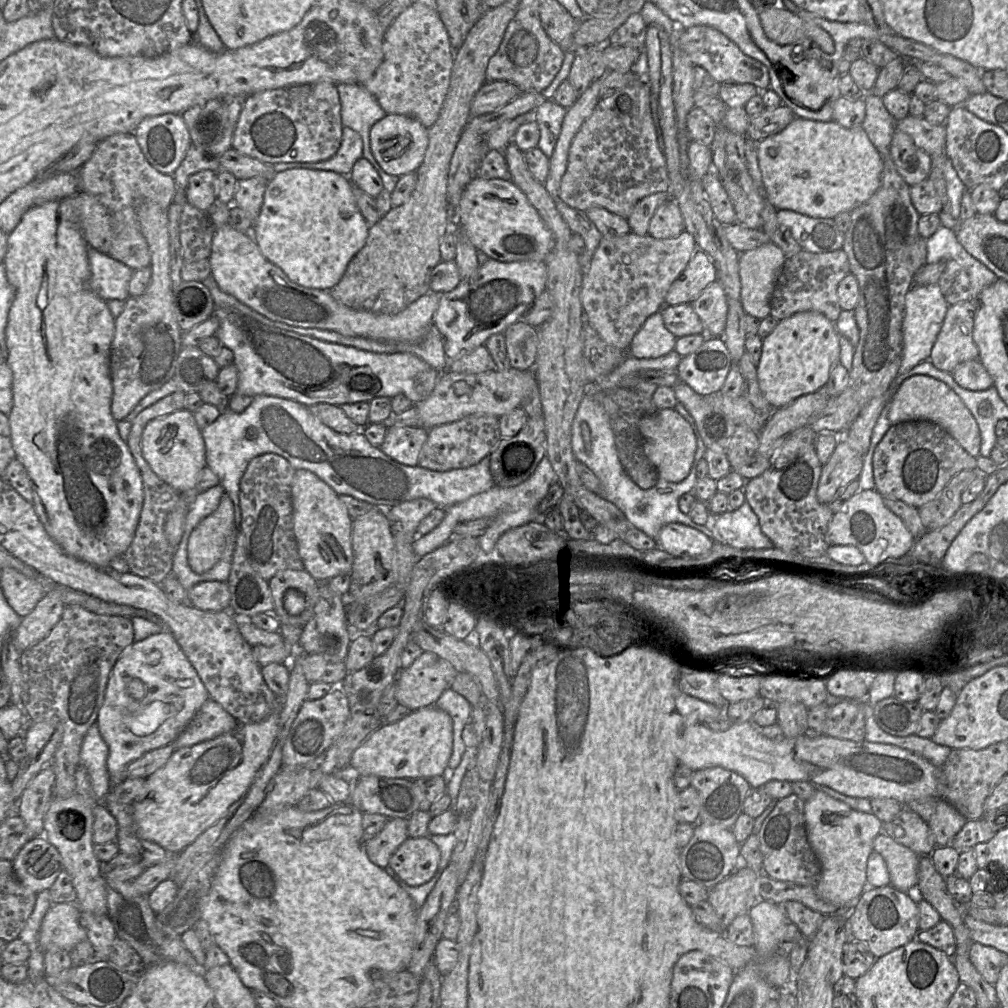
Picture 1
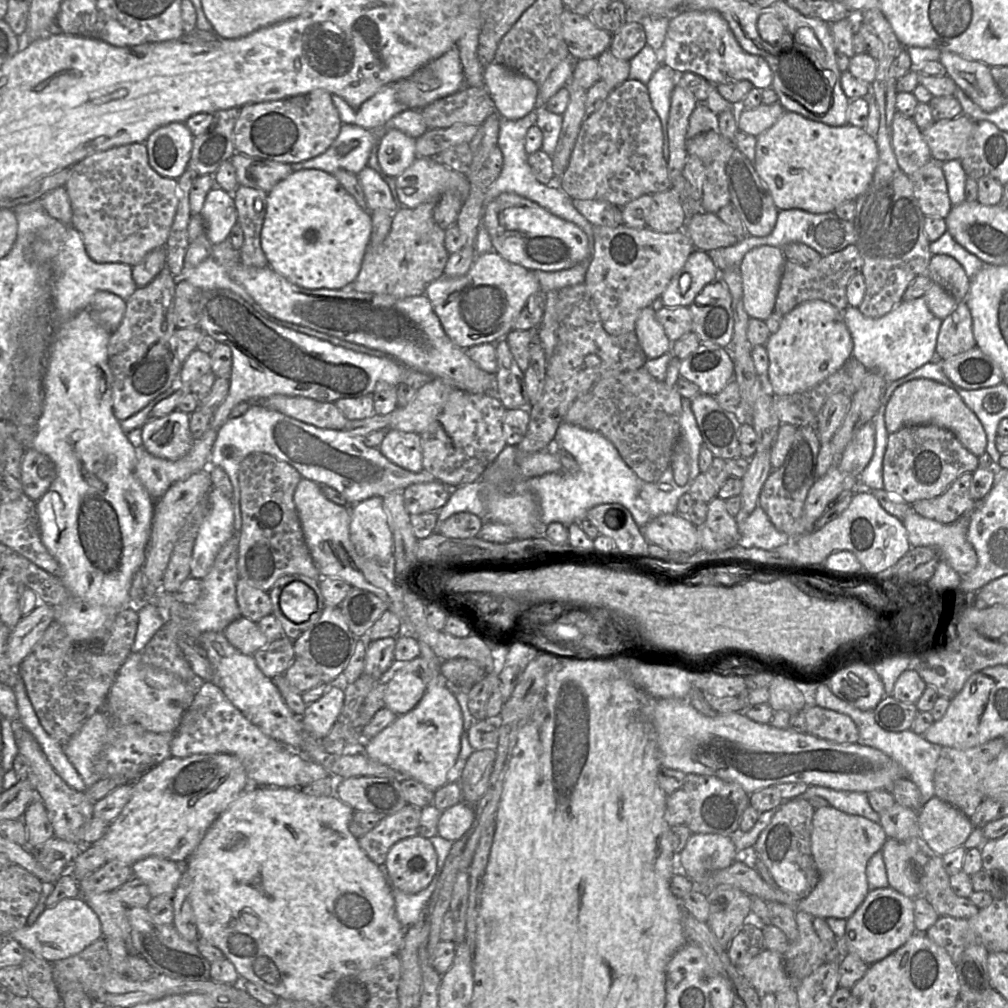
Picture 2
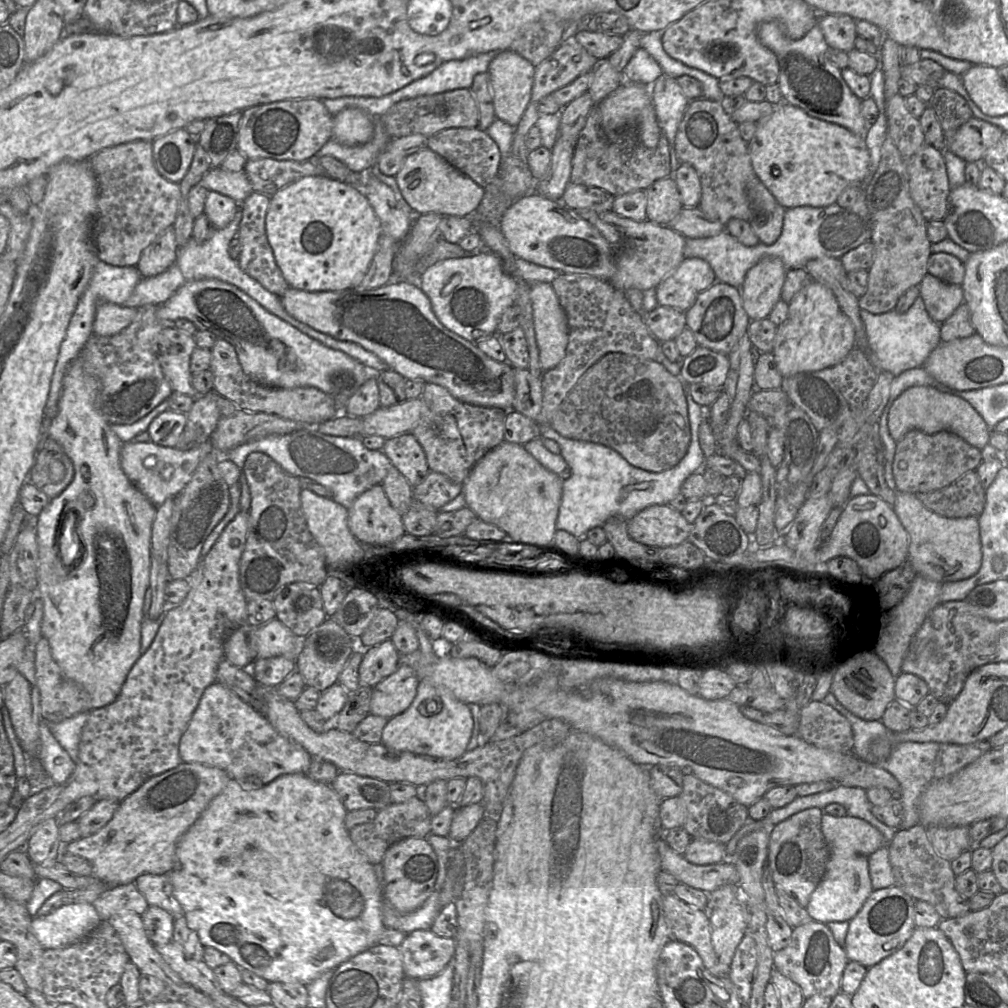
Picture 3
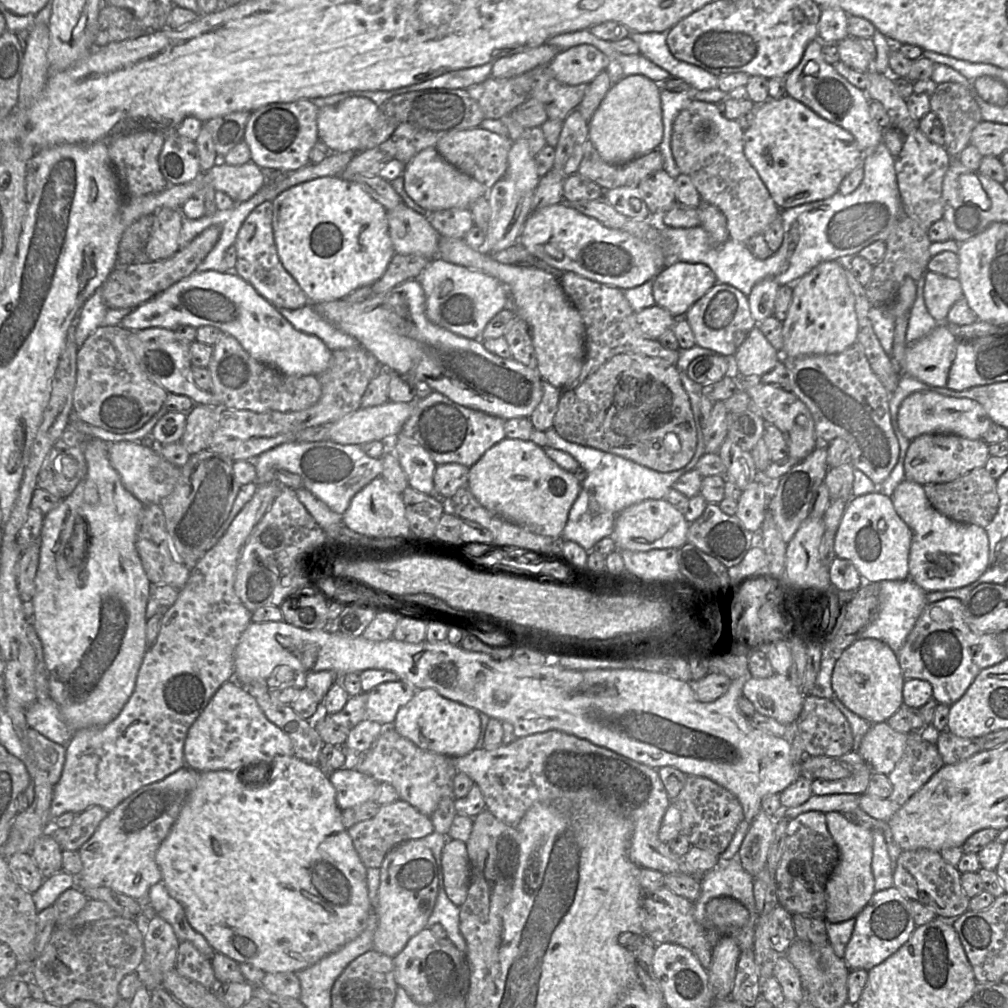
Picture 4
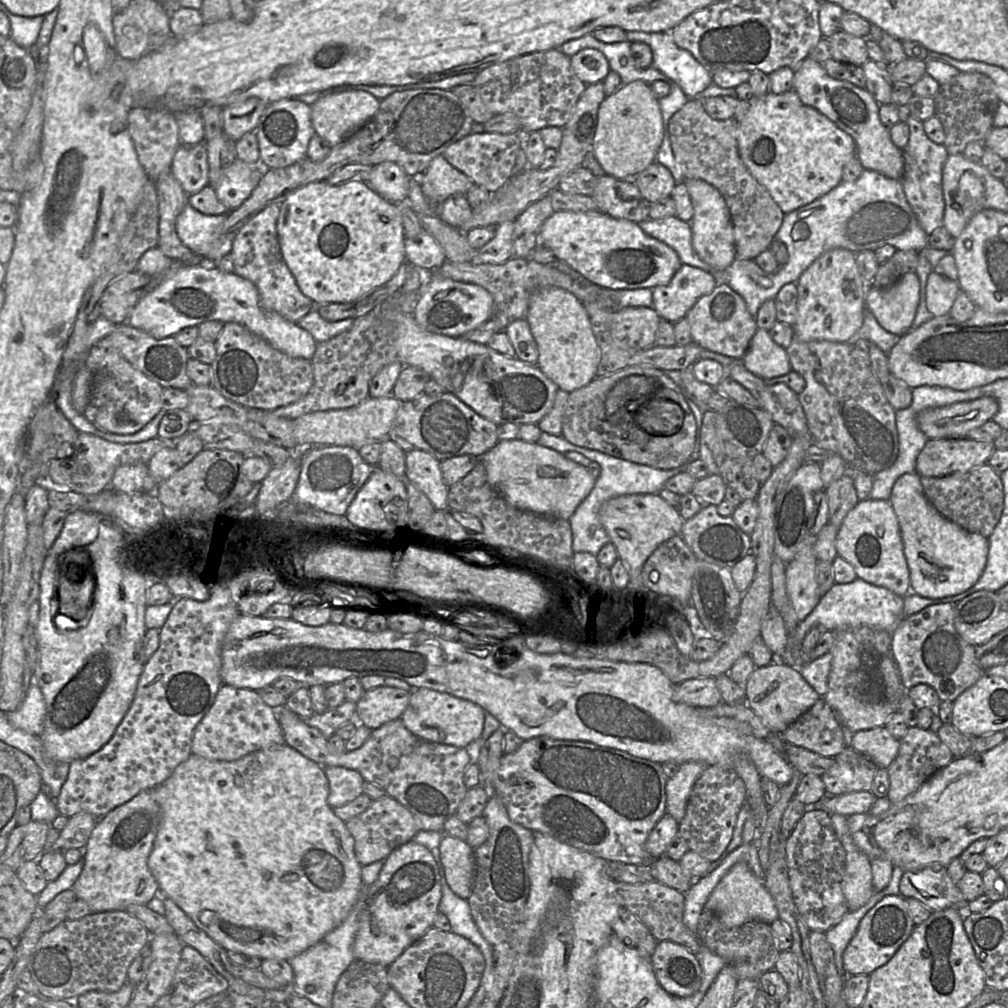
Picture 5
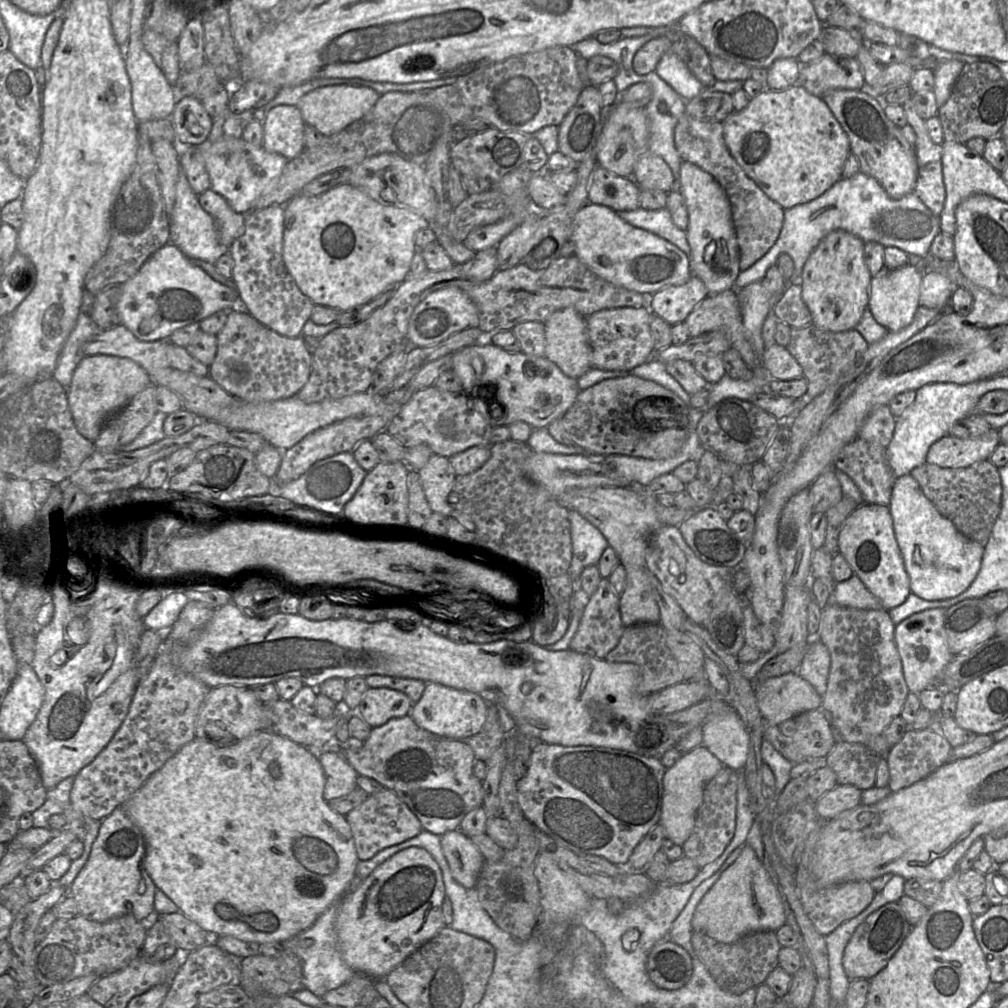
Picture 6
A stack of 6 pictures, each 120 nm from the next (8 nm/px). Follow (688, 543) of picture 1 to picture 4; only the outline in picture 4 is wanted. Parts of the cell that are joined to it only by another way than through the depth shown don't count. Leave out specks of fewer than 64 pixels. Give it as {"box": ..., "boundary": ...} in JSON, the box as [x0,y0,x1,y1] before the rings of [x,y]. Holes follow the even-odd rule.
{"box":[614,499,689,552],"boundary":[[[647,499],[622,510],[614,522],[615,550],[645,552],[652,549],[679,549],[687,543],[689,524],[683,513],[664,499]]]}

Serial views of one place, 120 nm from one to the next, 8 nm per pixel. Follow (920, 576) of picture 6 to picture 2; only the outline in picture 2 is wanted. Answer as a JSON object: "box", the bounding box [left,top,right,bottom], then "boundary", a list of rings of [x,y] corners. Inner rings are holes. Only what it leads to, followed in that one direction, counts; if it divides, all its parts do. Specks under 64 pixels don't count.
{"box":[902,507,977,575],"boundary":[[[910,507],[902,522],[911,547],[937,548],[940,560],[945,560],[960,575],[976,567],[977,554],[967,540],[970,514],[962,515],[953,523],[943,524],[920,516]]]}

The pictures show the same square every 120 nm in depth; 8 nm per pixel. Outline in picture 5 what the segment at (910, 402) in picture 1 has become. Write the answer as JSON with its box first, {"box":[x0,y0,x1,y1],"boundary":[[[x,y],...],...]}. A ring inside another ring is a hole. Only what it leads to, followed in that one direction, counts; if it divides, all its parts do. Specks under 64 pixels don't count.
{"box":[917,397,998,439],"boundary":[[[993,397],[956,402],[938,408],[928,408],[917,415],[917,425],[929,439],[960,439],[974,428],[982,426],[998,411]]]}

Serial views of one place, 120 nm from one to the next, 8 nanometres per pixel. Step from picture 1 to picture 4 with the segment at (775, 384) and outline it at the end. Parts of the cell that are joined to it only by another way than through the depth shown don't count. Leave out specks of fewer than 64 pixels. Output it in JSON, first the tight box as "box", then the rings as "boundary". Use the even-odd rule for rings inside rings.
{"box":[782,262,857,356],"boundary":[[[823,262],[795,283],[788,315],[783,321],[782,356],[838,354],[857,343],[855,296],[847,282],[844,262]]]}

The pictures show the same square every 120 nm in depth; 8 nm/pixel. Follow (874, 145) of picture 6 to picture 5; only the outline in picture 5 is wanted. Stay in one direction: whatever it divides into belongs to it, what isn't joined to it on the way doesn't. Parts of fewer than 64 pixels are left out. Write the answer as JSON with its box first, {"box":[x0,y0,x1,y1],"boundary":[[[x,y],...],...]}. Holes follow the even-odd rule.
{"box":[792,57,903,179],"boundary":[[[806,57],[795,70],[792,89],[804,104],[824,114],[853,138],[856,144],[856,157],[864,169],[876,171],[891,179],[902,179],[903,150],[892,142],[889,129],[879,118],[880,104],[865,88],[830,77],[820,63]]]}

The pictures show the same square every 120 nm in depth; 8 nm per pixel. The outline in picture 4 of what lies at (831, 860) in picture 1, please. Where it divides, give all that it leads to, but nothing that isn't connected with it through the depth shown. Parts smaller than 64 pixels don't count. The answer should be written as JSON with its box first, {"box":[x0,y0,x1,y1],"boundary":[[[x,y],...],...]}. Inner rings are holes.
{"box":[824,812,876,923],"boundary":[[[840,812],[825,813],[825,818],[828,831],[839,851],[839,861],[825,886],[824,920],[828,923],[841,923],[855,918],[876,892],[872,872],[873,832],[860,823],[849,822]]]}

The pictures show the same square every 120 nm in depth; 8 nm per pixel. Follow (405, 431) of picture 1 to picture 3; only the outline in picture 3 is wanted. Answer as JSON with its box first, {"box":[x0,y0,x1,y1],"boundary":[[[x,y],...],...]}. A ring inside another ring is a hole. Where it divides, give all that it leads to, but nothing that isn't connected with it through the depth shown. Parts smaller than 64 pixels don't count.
{"box":[382,432,430,487],"boundary":[[[410,432],[386,439],[382,452],[411,487],[420,484],[430,472],[424,450]]]}

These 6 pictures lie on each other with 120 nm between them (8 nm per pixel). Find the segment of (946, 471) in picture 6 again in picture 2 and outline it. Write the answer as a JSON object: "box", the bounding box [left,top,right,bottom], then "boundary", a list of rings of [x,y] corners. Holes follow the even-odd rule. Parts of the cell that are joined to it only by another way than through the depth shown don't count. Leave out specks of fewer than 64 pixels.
{"box":[911,473,976,524],"boundary":[[[972,473],[960,475],[941,495],[917,500],[911,507],[922,517],[943,524],[950,524],[967,515],[976,507],[976,502],[970,496]]]}

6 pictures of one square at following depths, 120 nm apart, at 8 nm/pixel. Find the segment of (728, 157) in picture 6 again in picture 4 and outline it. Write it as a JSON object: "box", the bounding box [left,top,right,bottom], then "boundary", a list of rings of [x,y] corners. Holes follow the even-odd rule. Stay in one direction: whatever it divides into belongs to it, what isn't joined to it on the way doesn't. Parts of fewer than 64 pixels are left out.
{"box":[671,100,781,244],"boundary":[[[692,100],[681,110],[673,122],[671,150],[681,173],[688,175],[702,201],[718,207],[727,219],[730,238],[745,244],[756,235],[763,235],[769,225],[780,215],[781,209],[772,199],[758,172],[744,153],[744,131],[736,120],[727,119],[717,104]]]}

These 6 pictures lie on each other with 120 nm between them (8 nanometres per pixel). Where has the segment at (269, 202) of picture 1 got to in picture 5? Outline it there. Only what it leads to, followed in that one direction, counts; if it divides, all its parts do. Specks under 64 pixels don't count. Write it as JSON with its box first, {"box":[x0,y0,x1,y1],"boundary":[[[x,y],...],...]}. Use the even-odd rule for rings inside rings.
{"box":[277,181,406,306],"boundary":[[[318,181],[306,184],[291,192],[279,204],[279,216],[277,219],[277,235],[283,259],[296,279],[296,283],[302,293],[309,297],[315,306],[330,303],[349,303],[357,301],[362,295],[388,282],[406,262],[405,234],[402,216],[396,204],[382,197],[366,182],[352,181],[339,185],[332,185],[327,181]]]}

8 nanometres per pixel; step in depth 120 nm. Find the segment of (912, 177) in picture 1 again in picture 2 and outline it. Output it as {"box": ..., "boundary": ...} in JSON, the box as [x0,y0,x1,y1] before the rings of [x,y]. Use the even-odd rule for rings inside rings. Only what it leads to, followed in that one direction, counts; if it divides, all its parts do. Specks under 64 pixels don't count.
{"box":[892,111,931,175],"boundary":[[[896,111],[892,122],[892,147],[901,170],[912,175],[931,159],[930,149],[913,118]]]}

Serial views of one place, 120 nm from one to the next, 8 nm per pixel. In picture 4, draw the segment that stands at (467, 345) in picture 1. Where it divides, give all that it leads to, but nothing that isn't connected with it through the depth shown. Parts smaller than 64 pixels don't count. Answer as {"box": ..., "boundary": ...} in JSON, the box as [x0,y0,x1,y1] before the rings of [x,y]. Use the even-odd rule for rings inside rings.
{"box":[416,257,509,339],"boundary":[[[440,257],[430,260],[416,278],[426,296],[426,314],[435,324],[470,339],[479,339],[488,322],[505,308],[509,287],[483,272],[447,262]]]}

